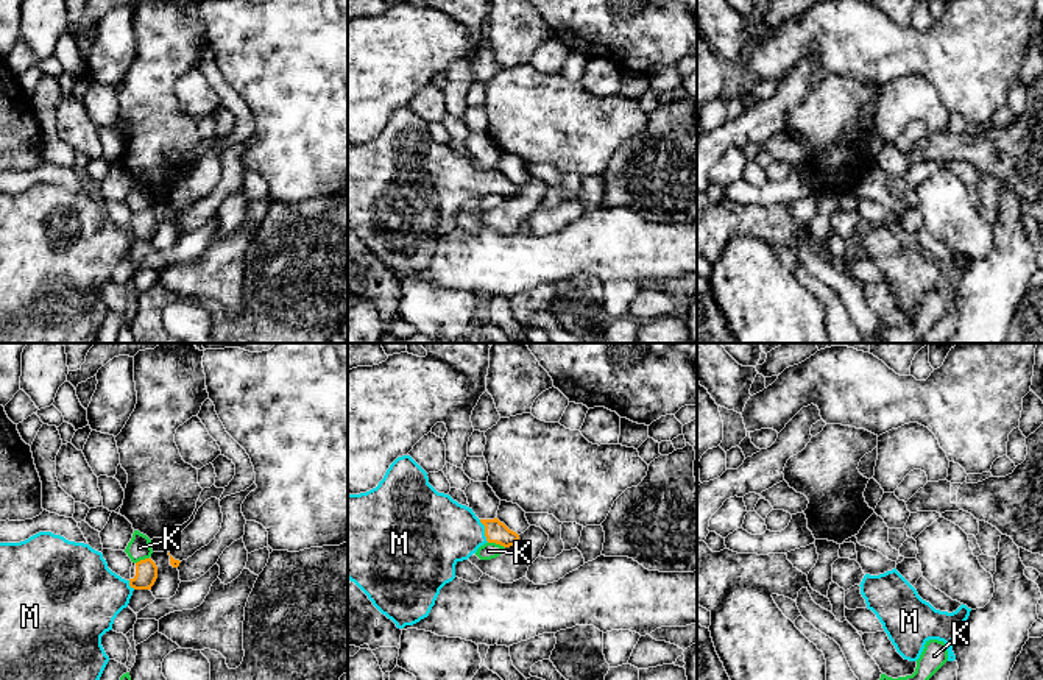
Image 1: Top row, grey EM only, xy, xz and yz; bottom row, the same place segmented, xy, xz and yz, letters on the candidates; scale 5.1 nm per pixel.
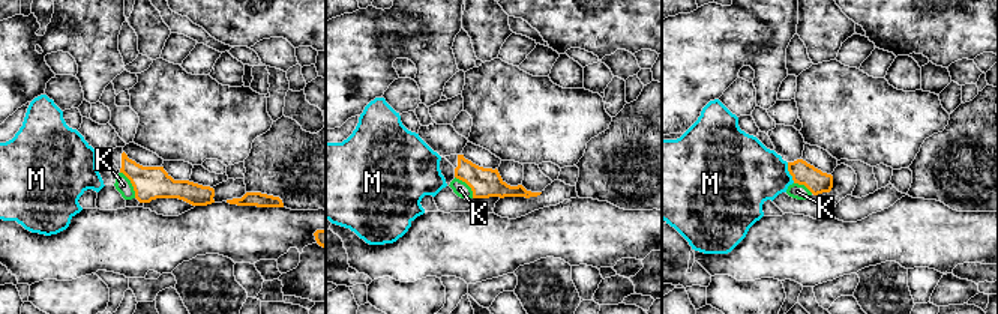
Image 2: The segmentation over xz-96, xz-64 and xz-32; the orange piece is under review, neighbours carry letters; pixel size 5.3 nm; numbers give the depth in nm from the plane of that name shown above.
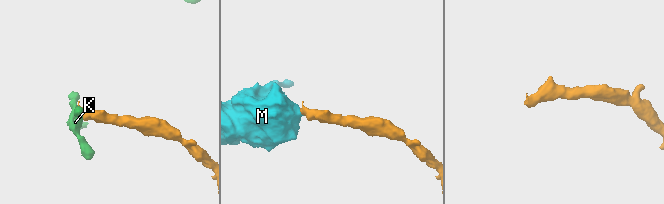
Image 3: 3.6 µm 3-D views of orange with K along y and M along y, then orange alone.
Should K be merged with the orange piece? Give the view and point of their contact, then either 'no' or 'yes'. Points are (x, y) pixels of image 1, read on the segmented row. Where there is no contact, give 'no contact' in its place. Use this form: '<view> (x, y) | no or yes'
xz (496, 543) | no

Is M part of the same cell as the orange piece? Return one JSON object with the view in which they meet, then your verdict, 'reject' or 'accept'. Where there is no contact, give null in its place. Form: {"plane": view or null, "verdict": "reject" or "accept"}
{"plane": "xz", "verdict": "accept"}

